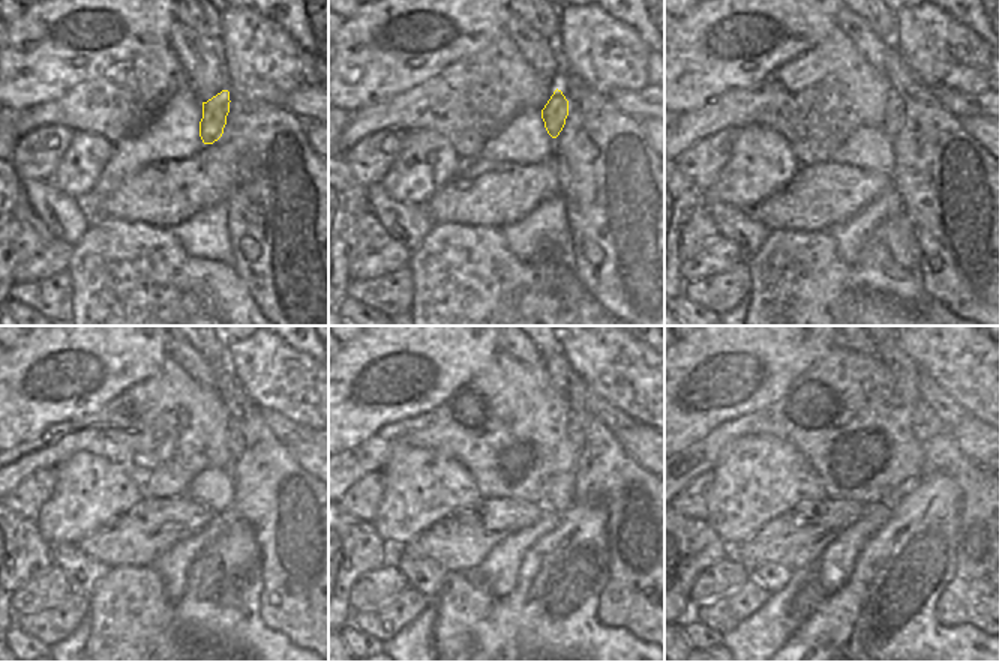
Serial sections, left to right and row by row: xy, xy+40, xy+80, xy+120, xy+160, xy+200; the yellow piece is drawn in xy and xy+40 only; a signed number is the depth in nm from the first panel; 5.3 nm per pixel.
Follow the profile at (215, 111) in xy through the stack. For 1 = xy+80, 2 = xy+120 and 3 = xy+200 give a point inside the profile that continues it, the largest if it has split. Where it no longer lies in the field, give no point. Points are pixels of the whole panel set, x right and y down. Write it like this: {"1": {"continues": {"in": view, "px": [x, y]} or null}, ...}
{"1": {"continues": {"in": "xy+80", "px": [894, 116]}}, "2": {"continues": {"in": "xy+120", "px": [234, 439]}}, "3": {"continues": {"in": "xy+200", "px": [924, 424]}}}

